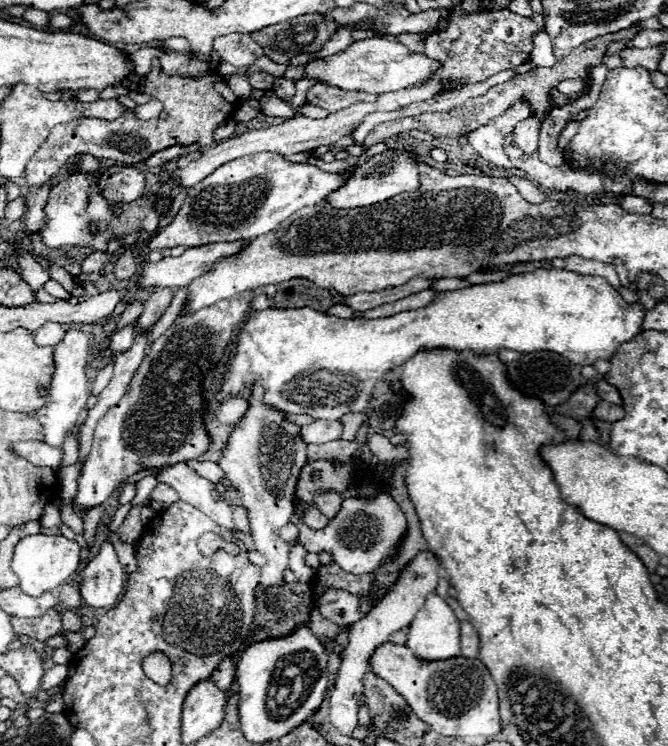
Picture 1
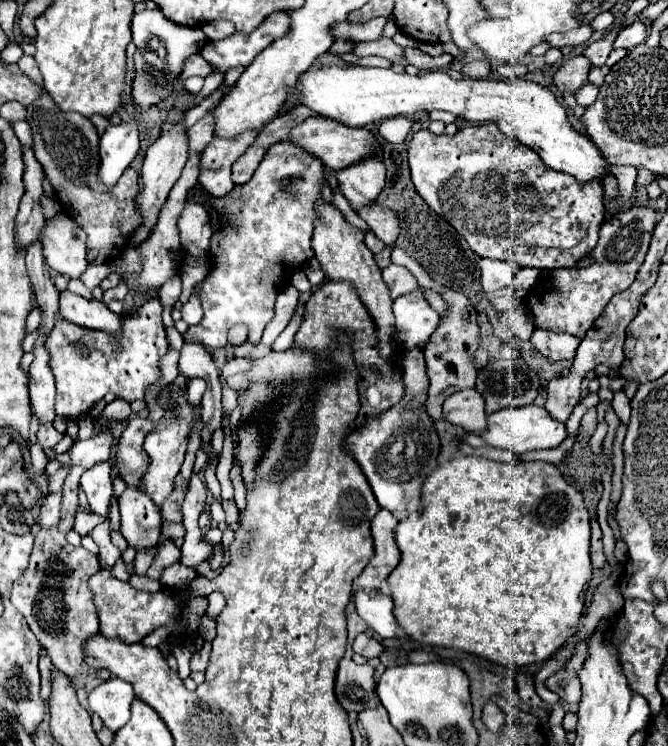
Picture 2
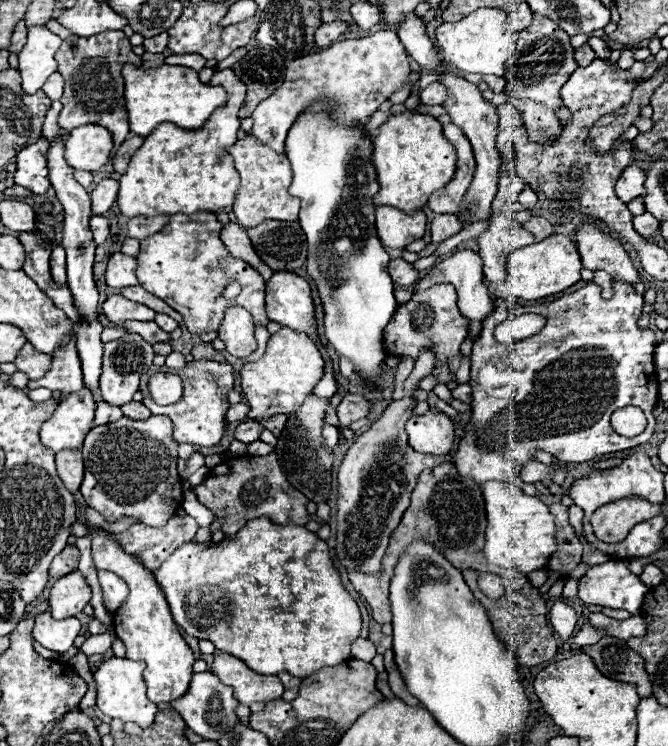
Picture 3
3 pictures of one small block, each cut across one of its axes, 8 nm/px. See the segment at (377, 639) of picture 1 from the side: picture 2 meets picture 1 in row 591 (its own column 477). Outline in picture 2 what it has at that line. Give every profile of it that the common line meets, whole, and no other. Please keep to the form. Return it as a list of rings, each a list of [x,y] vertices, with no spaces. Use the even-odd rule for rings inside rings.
[[[476,388],[456,392],[444,402],[444,418],[450,424],[464,428],[468,434],[480,434],[486,430],[486,412],[484,400]]]

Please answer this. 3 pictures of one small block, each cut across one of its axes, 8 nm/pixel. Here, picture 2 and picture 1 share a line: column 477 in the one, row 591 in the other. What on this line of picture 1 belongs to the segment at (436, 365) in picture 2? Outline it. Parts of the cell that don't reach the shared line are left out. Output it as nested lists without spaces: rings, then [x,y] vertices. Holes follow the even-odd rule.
[[[324,588],[324,592],[316,600],[318,612],[338,626],[354,624],[356,620],[364,618],[360,604],[362,604],[360,596],[350,594],[348,590],[334,590],[334,588]]]

